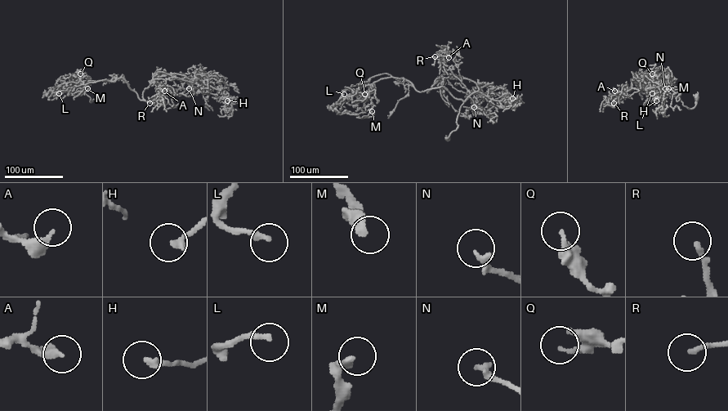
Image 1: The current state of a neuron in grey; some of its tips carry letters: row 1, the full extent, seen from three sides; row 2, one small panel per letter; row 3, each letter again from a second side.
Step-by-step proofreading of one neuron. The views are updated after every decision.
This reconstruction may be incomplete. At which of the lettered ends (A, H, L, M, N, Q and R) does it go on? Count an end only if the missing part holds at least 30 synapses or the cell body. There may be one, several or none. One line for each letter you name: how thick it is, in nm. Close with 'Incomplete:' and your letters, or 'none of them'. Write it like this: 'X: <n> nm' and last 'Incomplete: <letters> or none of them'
M: 320 nm
N: 240 nm
R: 190 nm
Incomplete: M, N, R

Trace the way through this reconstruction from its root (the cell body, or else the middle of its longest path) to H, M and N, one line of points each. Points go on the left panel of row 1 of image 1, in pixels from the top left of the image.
H: (162, 97), (166, 109), (173, 104), (175, 91), (187, 96), (219, 93), (227, 100)
M: (162, 97), (171, 108), (178, 94), (154, 104), (121, 78), (82, 83), (87, 80), (87, 88)
N: (162, 97), (164, 107), (171, 108), (174, 92), (185, 95), (197, 89), (189, 88)

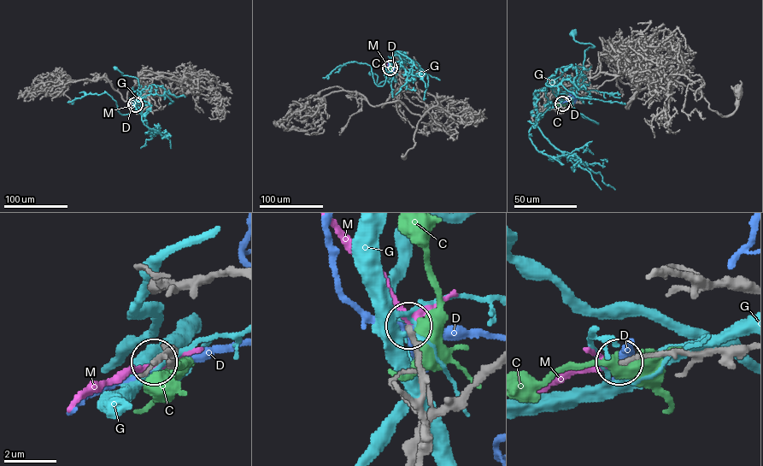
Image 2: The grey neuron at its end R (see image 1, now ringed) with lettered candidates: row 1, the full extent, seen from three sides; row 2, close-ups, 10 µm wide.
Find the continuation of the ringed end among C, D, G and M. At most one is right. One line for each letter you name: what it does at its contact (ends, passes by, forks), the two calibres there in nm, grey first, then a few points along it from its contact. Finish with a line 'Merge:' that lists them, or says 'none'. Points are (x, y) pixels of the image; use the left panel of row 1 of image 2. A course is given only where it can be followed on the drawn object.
M: it passes by; 200 nm thick on the grey side, 240 nm on the other
Merge: M

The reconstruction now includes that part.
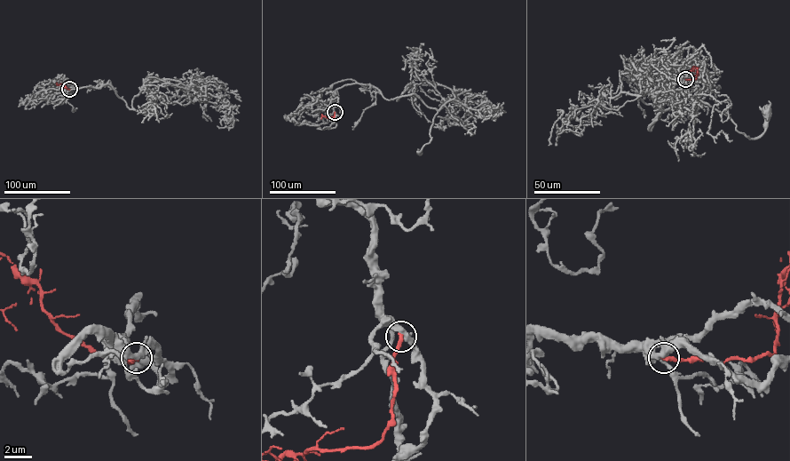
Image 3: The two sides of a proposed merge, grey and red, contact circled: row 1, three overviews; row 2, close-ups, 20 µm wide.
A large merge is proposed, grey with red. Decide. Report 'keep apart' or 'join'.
keep apart

